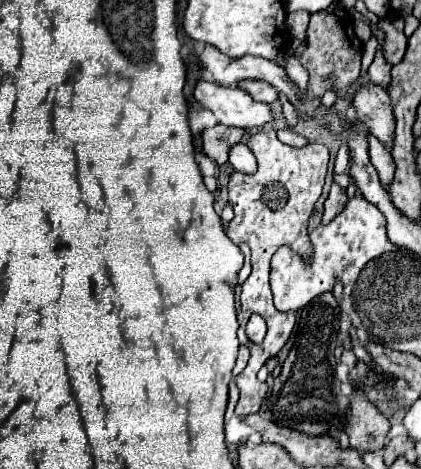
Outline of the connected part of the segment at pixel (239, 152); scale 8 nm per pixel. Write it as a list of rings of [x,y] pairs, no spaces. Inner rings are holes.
[[[238,144],[230,150],[230,164],[236,172],[244,174],[254,174],[257,170],[256,158],[248,146],[244,146],[244,144]]]

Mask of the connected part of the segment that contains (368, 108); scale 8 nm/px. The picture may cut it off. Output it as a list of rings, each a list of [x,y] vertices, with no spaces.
[[[366,84],[354,92],[354,108],[358,118],[370,128],[370,132],[390,148],[394,144],[396,118],[390,106],[390,96],[384,88]]]

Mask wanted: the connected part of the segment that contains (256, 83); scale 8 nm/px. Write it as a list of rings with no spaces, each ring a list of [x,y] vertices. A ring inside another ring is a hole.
[[[242,80],[242,82],[238,82],[238,88],[248,92],[258,102],[272,104],[278,100],[278,90],[274,90],[274,86],[260,82],[260,80]]]

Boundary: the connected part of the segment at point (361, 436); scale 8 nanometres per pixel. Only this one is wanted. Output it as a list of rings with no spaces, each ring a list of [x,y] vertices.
[[[362,394],[352,400],[348,408],[348,428],[350,446],[358,452],[380,452],[388,442],[390,424],[384,414],[376,410]]]

